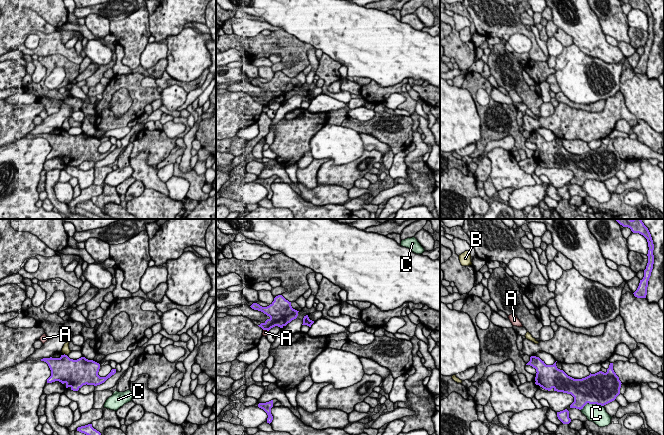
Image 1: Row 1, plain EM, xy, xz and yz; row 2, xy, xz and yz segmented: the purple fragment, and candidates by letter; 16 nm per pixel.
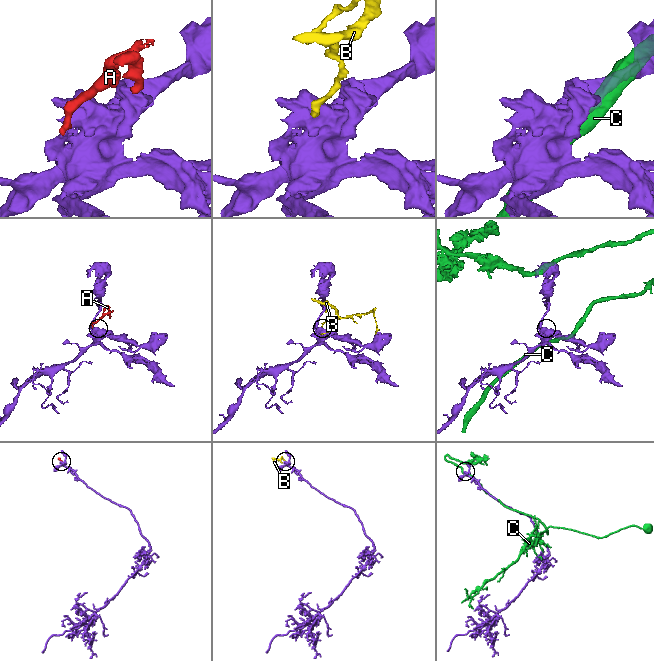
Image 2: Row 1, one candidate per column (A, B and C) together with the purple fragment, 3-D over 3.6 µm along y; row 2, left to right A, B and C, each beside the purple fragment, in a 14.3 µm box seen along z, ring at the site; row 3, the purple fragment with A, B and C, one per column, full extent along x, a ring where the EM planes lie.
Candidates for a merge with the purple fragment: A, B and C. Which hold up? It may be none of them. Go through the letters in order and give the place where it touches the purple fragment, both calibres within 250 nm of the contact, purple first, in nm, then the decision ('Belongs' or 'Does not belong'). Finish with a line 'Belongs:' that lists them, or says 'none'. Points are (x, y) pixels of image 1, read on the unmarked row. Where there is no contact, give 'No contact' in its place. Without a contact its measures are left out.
A: Touches purple at xz (266, 105). Thickness 260 nm (purple) against 90 nm. Does not belong
B: Touches purple at xy (64, 130). Thickness 400 nm (purple) against 130 nm. Does not belong
C: Touches purple at yz (591, 179). Thickness 480 nm (purple) against 280 nm. Does not belong
Belongs: none

